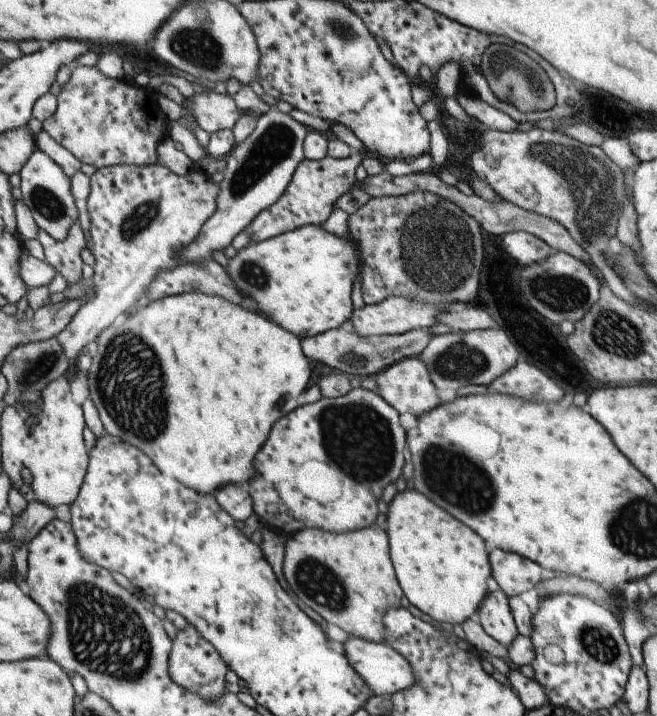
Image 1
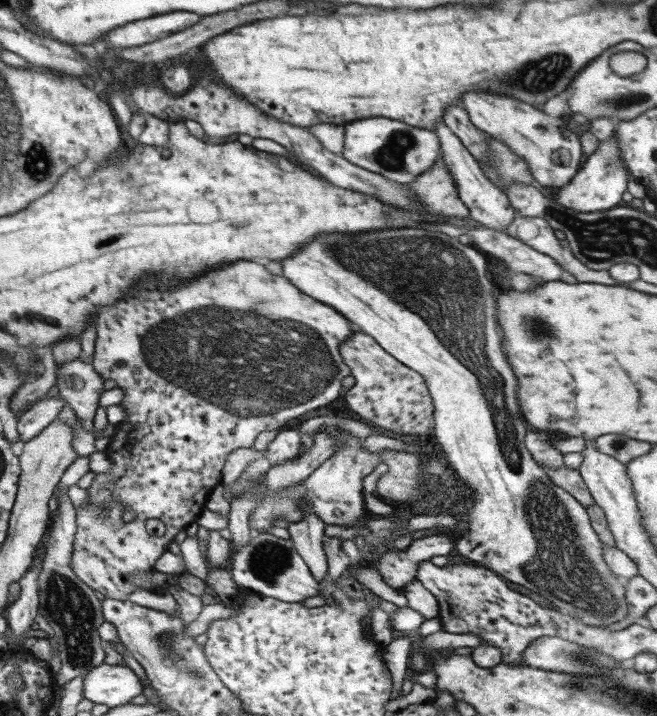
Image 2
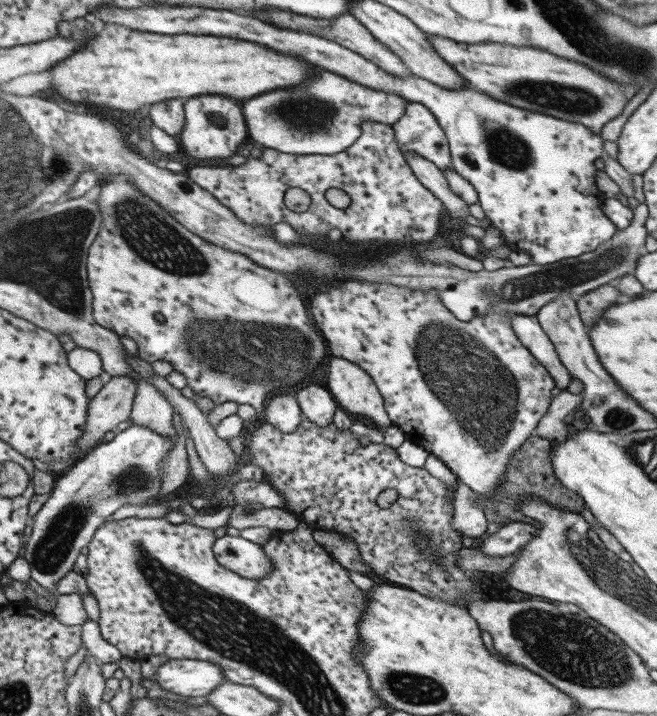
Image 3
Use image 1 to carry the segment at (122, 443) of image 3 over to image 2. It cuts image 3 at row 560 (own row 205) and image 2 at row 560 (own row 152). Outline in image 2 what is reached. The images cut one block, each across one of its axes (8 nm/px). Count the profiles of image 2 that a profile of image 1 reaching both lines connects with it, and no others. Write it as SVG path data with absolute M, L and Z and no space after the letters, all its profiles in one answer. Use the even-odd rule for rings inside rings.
M43 536L36 546L31 564L24 572L24 576L18 580L20 592L17 600L6 606L5 617L9 635L21 636L25 630L29 629L33 617L38 613L37 577L41 572L42 558L48 547L48 537Z

